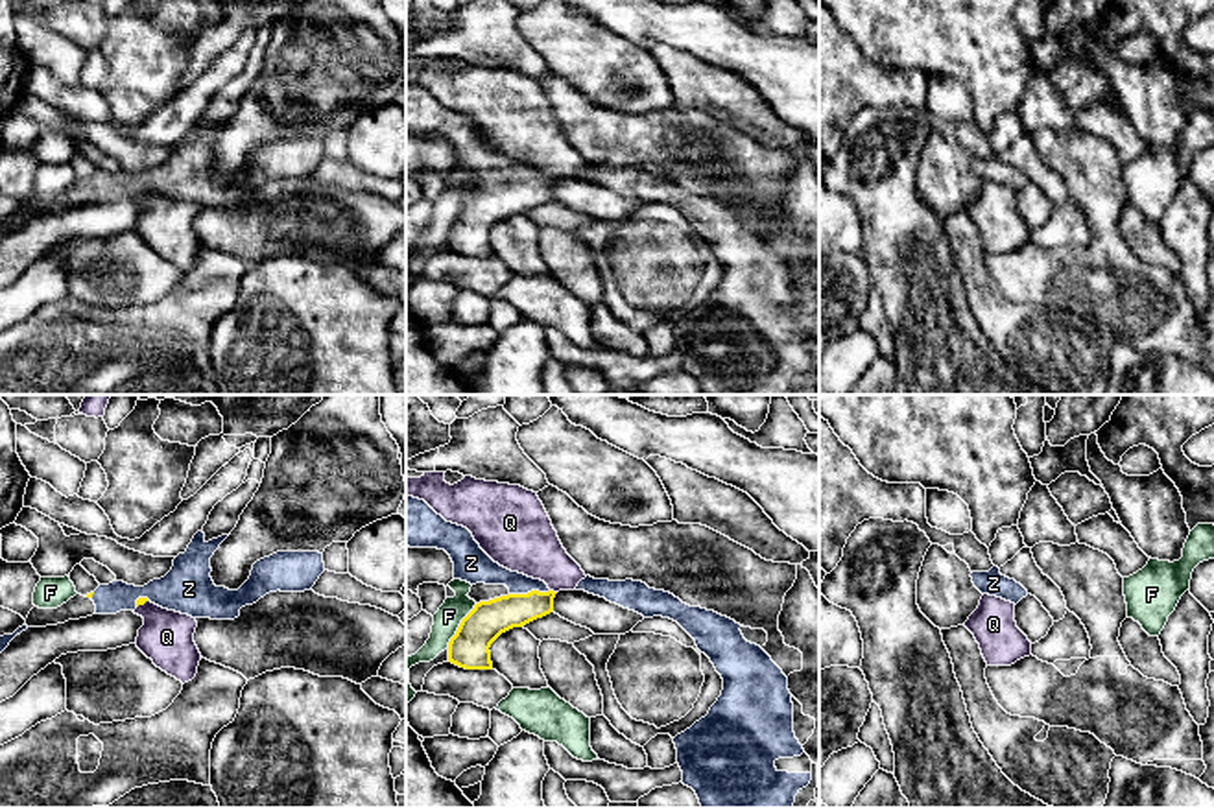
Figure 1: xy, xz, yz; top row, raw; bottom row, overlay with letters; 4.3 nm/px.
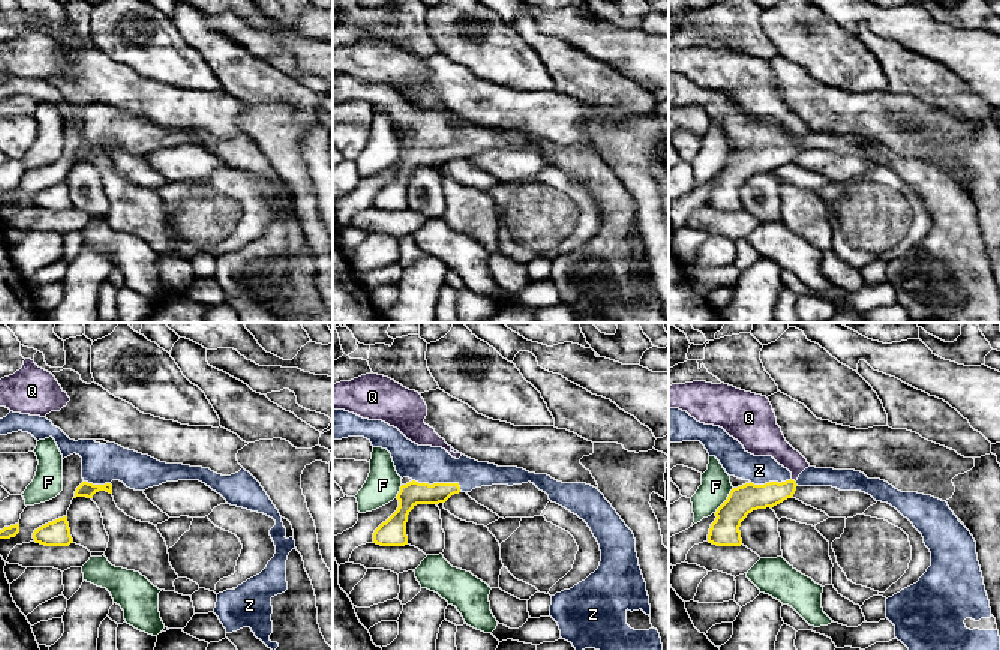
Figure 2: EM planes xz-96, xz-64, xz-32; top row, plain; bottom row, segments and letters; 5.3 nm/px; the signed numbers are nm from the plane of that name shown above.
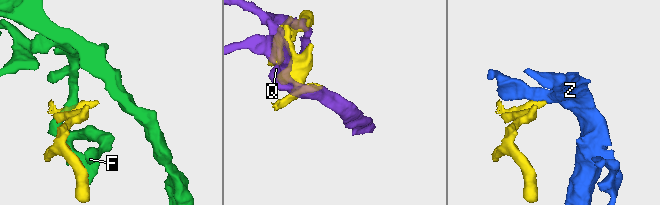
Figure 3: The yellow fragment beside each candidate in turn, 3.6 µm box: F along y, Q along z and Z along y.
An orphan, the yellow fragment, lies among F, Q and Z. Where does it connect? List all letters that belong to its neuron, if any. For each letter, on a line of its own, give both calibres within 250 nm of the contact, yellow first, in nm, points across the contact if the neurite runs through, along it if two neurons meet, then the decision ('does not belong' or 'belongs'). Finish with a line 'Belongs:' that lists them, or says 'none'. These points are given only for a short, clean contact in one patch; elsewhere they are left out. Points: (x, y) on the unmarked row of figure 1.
F: 180 nm thick on the yellow side, 120 nm on the other; border along xz (476, 190), (447, 233); does not belong
Q: 150 nm thick on the yellow side, 280 nm on the other; does not belong
Z: 170 nm thick on the yellow side, 140 nm on the other; runs through xz (487, 207), (510, 198), (528, 179), (515, 168), (478, 154); belongs
Belongs: Z

